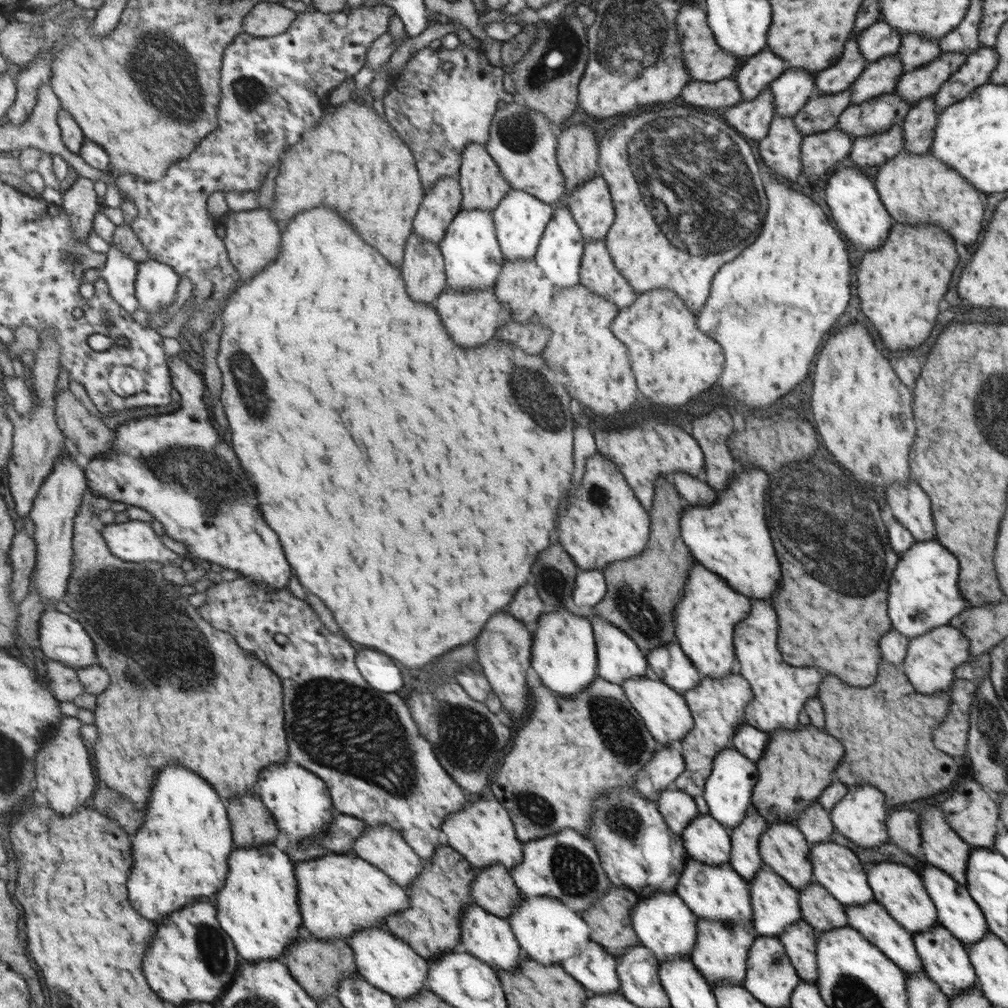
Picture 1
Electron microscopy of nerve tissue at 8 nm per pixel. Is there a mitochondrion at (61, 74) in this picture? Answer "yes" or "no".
no

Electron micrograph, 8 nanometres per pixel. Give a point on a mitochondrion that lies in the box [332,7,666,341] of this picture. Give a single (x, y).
(561, 44)

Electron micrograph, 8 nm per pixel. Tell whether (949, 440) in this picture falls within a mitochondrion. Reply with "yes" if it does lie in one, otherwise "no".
no

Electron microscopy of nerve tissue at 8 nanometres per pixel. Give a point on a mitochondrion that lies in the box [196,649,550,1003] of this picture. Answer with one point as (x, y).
(372, 724)

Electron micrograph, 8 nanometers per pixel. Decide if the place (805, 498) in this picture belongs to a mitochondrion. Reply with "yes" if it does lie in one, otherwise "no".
yes

